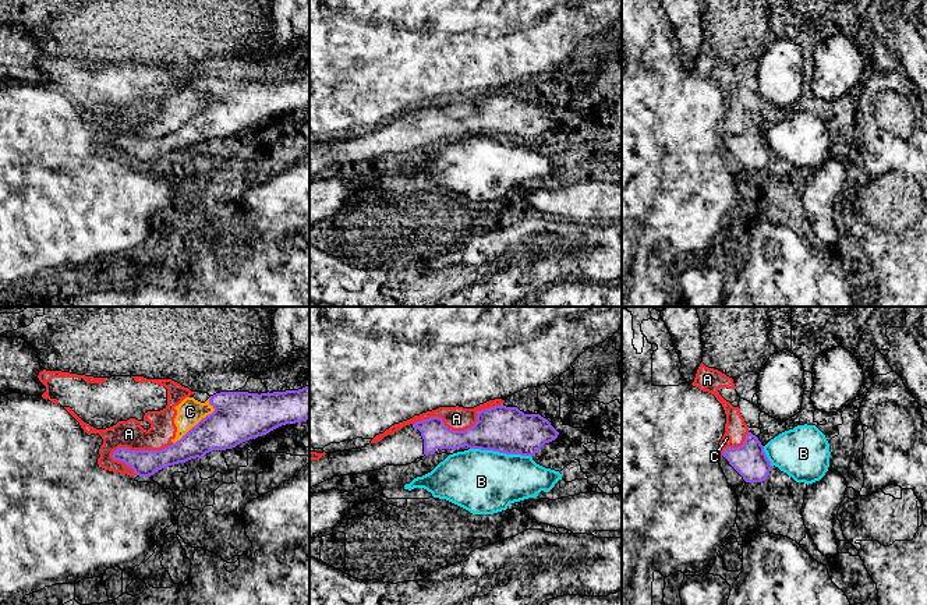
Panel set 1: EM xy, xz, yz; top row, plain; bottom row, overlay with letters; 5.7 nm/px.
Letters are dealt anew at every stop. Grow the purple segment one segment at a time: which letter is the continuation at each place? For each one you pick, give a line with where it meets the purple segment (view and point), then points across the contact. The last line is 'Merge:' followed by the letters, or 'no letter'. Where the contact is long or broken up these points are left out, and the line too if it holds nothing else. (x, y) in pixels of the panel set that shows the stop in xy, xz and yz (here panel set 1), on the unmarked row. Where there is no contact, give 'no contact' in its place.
Merge: no letter

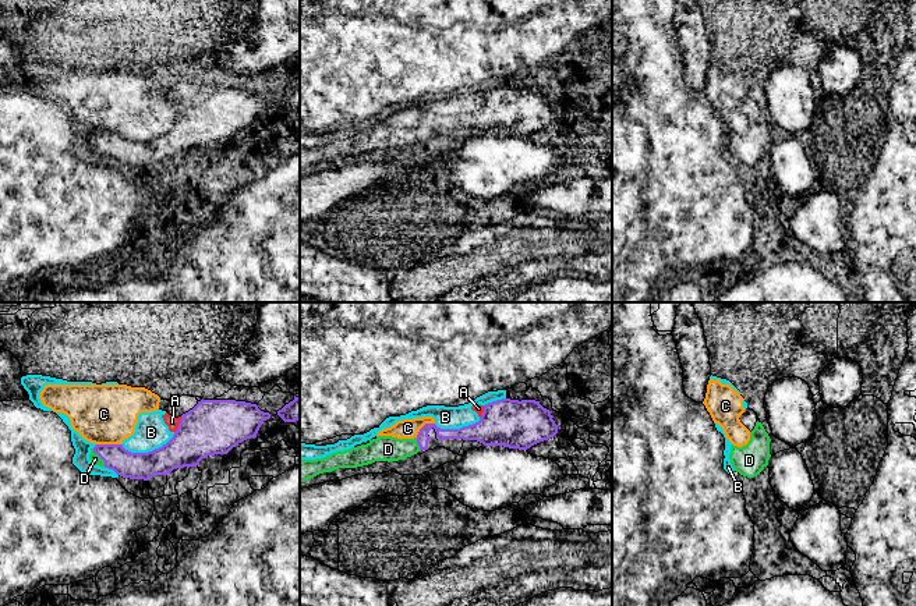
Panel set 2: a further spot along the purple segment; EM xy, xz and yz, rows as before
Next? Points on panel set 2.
D: xy (99, 144) | across xy (135, 153), (113, 144), (99, 144), (95, 146)
Merge: D

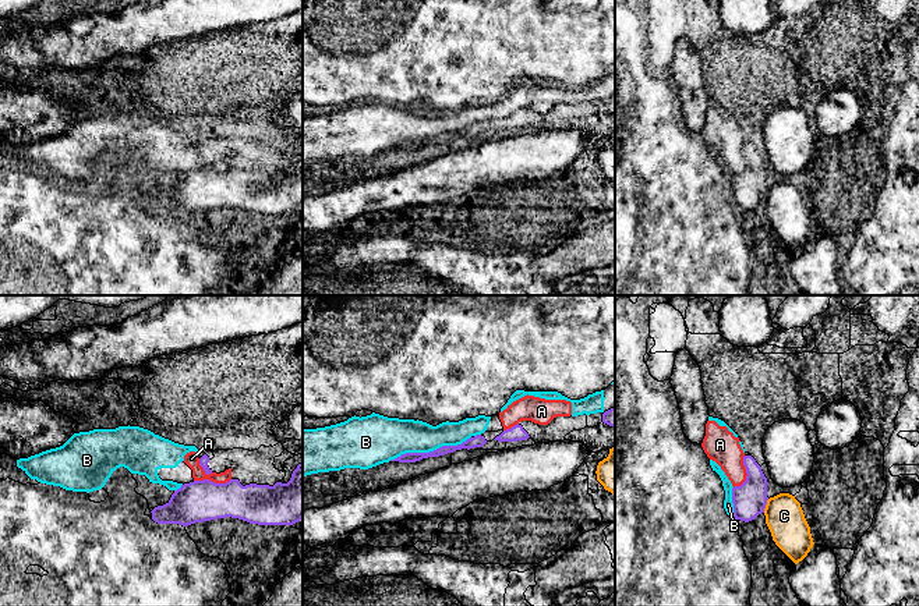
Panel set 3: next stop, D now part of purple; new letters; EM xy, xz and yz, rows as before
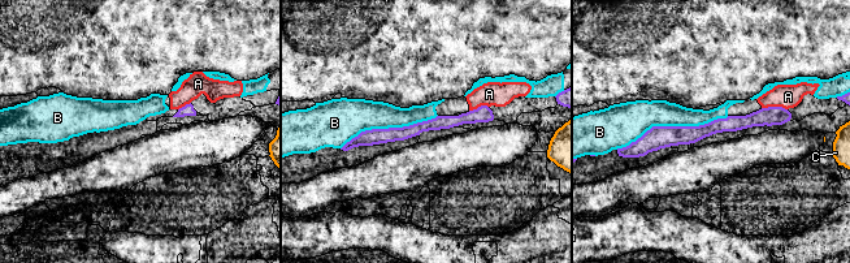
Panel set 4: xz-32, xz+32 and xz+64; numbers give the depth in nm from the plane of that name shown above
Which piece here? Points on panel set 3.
Merge: no letter

